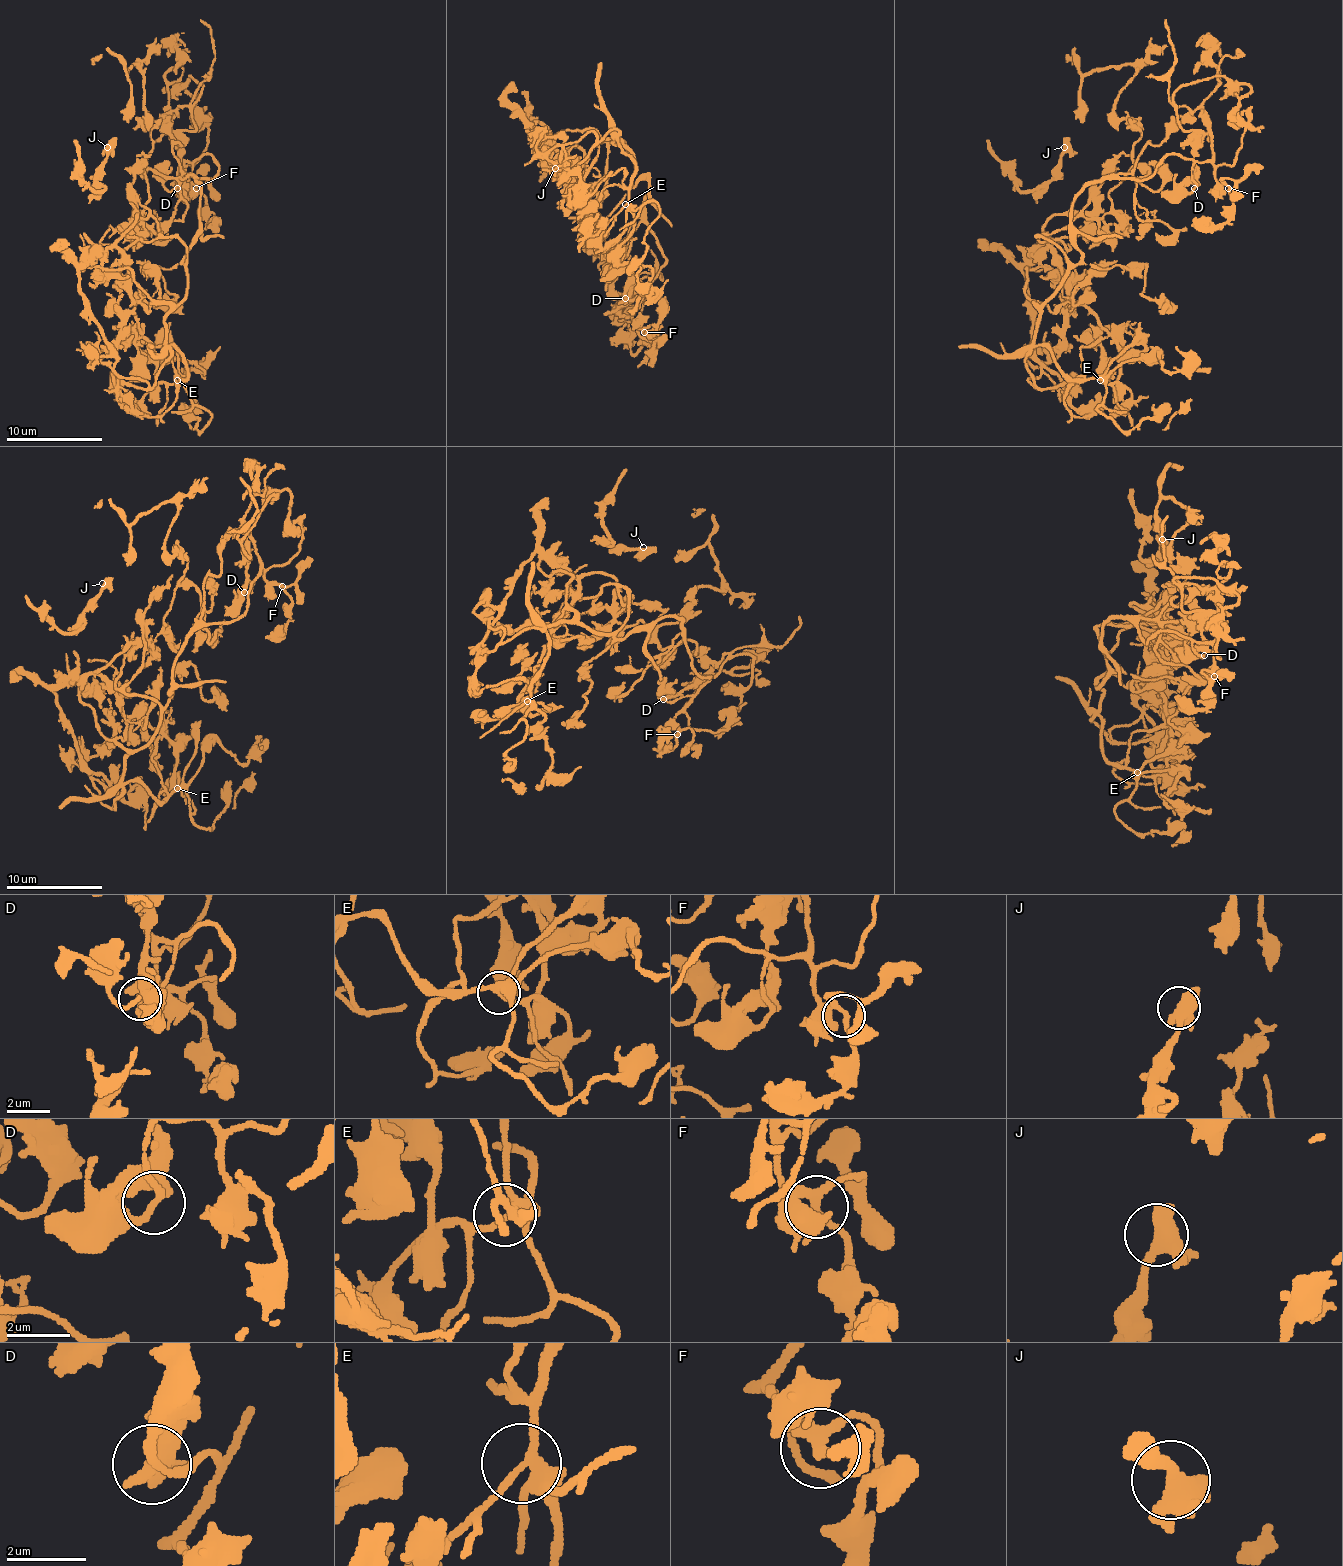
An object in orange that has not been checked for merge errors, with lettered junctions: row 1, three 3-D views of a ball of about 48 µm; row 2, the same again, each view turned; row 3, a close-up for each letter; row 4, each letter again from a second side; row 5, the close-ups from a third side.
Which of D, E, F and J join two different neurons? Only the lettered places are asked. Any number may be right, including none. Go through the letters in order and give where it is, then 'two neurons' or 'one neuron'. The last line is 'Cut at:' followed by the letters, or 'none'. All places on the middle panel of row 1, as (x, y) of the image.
D: at (625, 298); one neuron
E: at (625, 204); two neurons
F: at (644, 332); one neuron
J: at (555, 168); one neuron
Cut at: E

